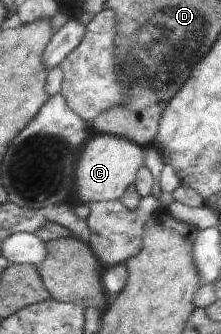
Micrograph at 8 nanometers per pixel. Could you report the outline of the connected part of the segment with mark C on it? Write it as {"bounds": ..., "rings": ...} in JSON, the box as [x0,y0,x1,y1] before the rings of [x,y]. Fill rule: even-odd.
{"bounds":[75,135,147,204],"rings":[[[113,135],[95,136],[89,139],[82,148],[78,158],[75,178],[75,197],[83,204],[95,201],[114,201],[122,198],[122,194],[133,185],[137,171],[141,170],[147,153],[137,143],[123,137]]]}

